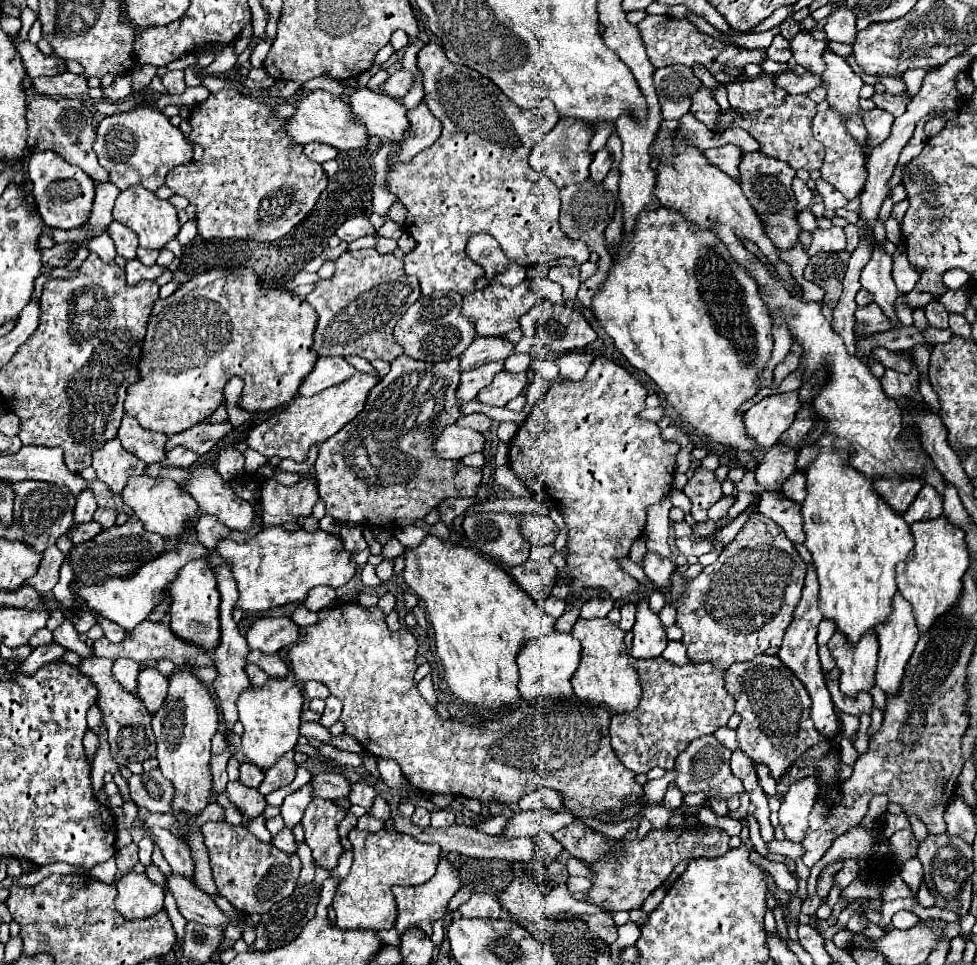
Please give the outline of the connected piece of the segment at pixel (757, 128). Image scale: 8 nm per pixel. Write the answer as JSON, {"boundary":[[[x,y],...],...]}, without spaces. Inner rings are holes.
{"boundary":[[[788,95],[780,107],[766,107],[762,111],[746,113],[748,117],[740,117],[740,109],[730,107],[728,111],[720,111],[714,133],[724,133],[730,127],[746,129],[758,143],[764,155],[776,157],[788,163],[792,169],[818,171],[822,165],[822,143],[818,143],[812,135],[812,119],[816,115],[816,103],[808,95]]]}

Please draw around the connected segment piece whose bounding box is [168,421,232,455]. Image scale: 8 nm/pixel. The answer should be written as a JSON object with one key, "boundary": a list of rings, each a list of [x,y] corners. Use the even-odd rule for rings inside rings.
{"boundary":[[[230,421],[226,423],[200,423],[198,427],[192,427],[190,431],[172,435],[168,441],[168,449],[174,449],[176,445],[184,445],[192,451],[196,451],[198,455],[204,455],[208,451],[212,451],[228,433],[232,431]]]}

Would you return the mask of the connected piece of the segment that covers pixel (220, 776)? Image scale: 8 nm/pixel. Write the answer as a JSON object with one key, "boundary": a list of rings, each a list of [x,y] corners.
{"boundary":[[[228,743],[226,751],[220,753],[220,755],[212,755],[212,777],[214,777],[214,795],[218,793],[224,793],[226,789],[226,783],[228,783],[228,771],[226,771],[226,765],[228,765],[228,759],[232,757],[232,747]]]}

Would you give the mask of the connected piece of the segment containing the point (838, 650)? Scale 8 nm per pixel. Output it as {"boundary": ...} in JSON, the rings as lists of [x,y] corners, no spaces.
{"boundary":[[[836,631],[828,641],[828,649],[836,659],[836,665],[842,669],[840,687],[844,695],[856,695],[858,691],[870,691],[874,685],[876,665],[878,665],[878,639],[874,631],[862,635],[854,645],[842,631]]]}

